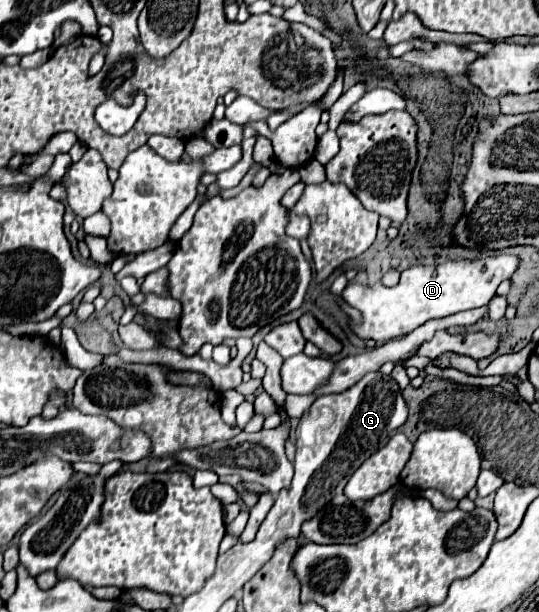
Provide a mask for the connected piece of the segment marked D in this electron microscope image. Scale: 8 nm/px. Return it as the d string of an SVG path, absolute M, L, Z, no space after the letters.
M507 253L483 259L449 259L441 265L415 265L401 273L401 281L395 287L385 287L383 283L375 283L371 287L349 283L341 297L363 313L363 323L353 325L361 339L369 337L375 341L389 341L411 333L429 319L487 305L489 299L495 297L499 283L509 279L519 265L519 255Z

